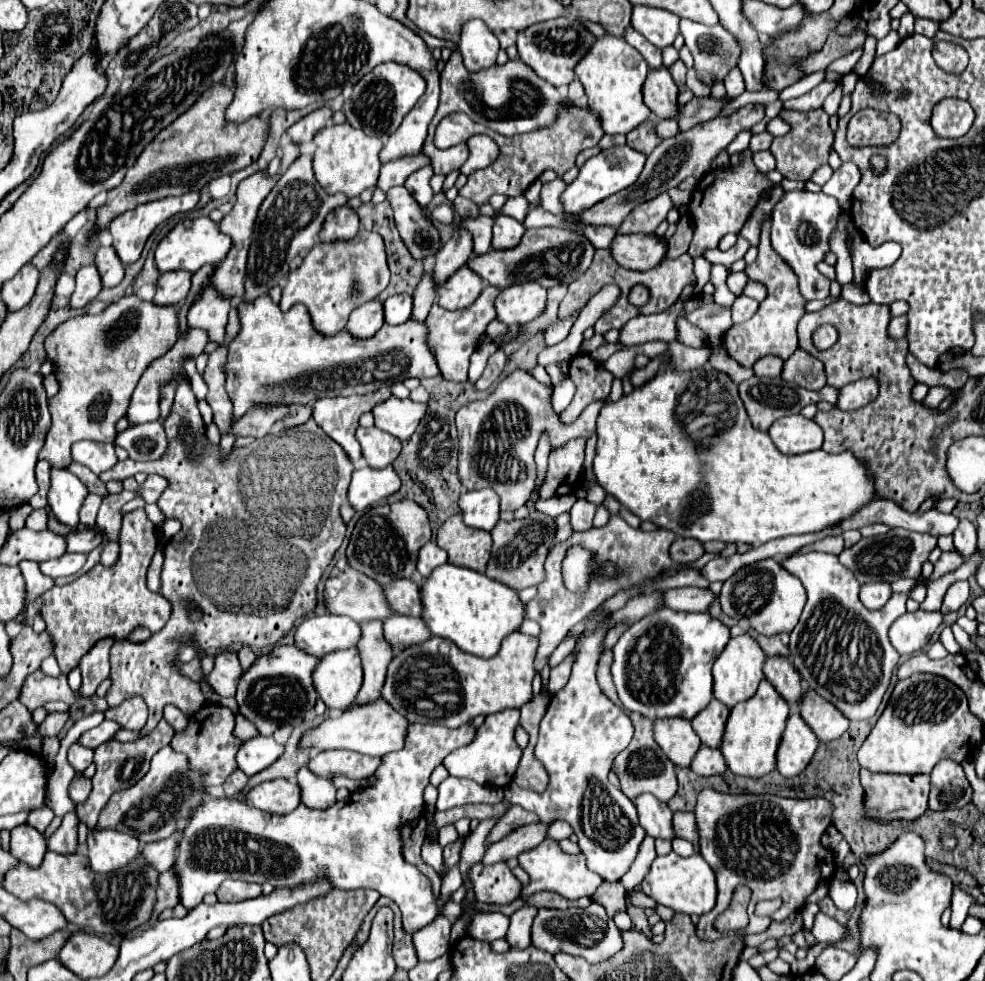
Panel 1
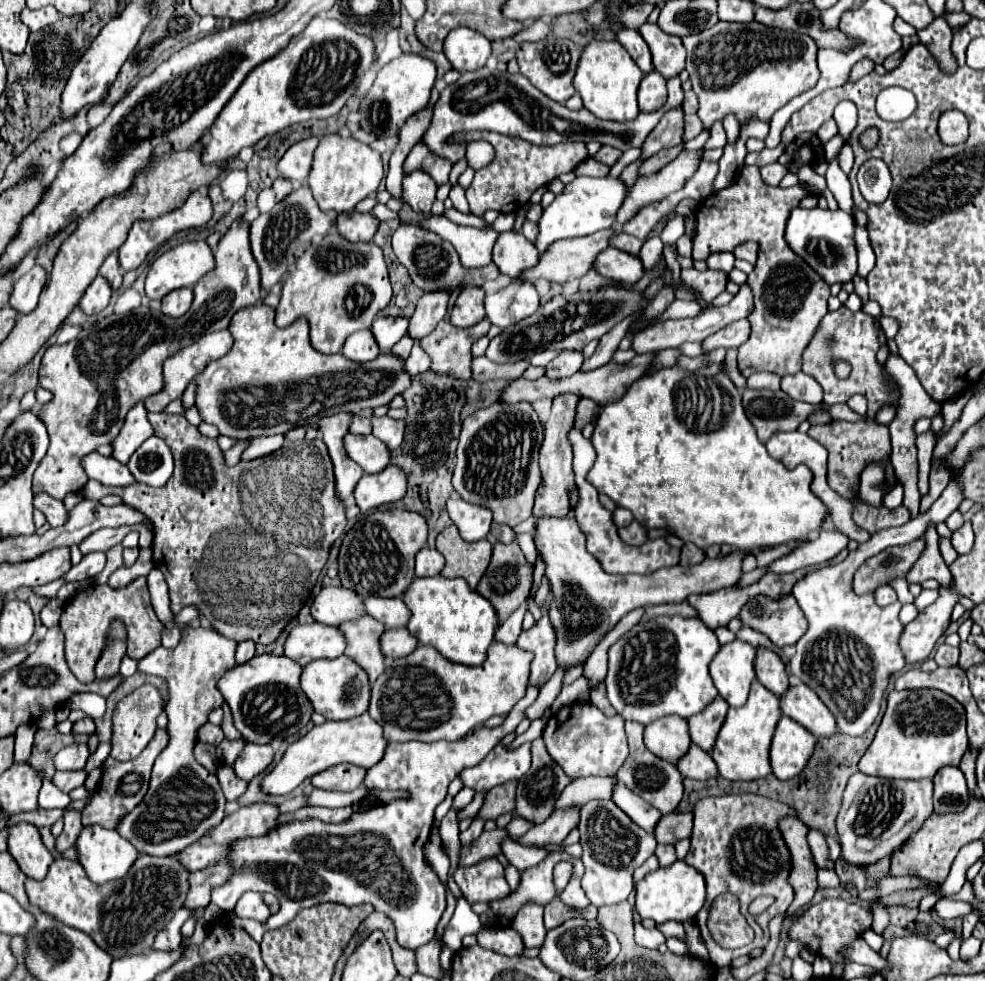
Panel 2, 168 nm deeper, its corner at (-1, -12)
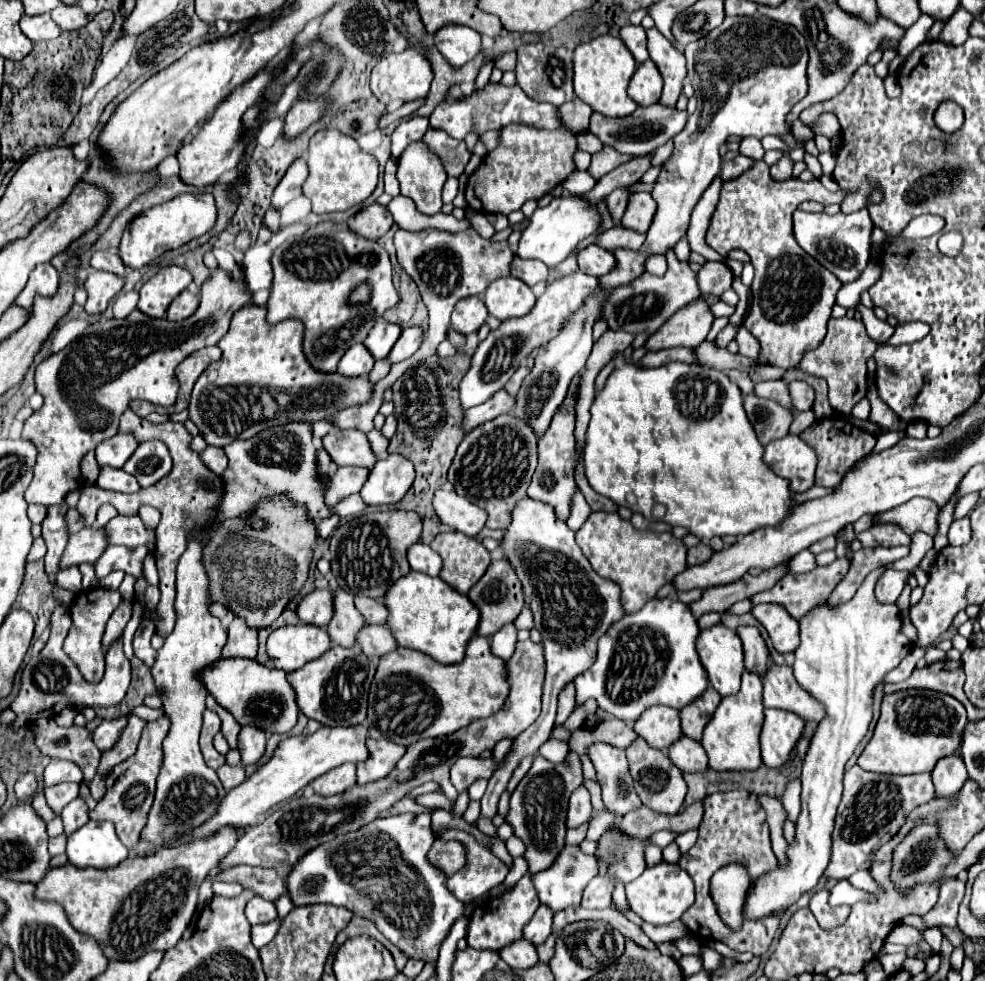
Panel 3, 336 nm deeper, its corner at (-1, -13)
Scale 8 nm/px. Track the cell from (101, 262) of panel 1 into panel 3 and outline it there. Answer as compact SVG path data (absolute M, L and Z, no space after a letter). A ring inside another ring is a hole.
M97 250L93 254L91 268L93 270L103 270L103 272L113 272L117 276L127 274L127 266L123 264L123 260L117 254L111 254L111 252L105 252L105 250Z

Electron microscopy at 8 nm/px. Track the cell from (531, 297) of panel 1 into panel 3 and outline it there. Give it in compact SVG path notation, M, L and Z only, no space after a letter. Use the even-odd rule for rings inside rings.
M515 276L497 278L483 294L483 302L491 316L499 320L525 316L533 308L535 294L527 284L521 284Z

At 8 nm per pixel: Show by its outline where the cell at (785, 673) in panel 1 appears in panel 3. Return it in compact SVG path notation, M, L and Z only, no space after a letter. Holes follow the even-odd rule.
M741 626L741 628L737 628L737 634L743 642L745 668L749 672L755 672L761 676L767 670L767 662L769 662L769 652L767 652L765 640L761 638L761 634L755 626Z

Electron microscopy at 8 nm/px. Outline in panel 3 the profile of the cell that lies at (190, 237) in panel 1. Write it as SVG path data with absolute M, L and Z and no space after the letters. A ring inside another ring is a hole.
M179 266L161 268L139 290L137 308L151 318L165 318L169 304L191 284L191 274Z

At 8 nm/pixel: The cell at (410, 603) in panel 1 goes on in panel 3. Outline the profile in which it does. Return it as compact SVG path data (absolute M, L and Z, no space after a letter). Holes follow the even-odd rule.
M357 596L355 598L355 608L361 612L361 616L365 618L367 624L385 624L387 608L379 600Z

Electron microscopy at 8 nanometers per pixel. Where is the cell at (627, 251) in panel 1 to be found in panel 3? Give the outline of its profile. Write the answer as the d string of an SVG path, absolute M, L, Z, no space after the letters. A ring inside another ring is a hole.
M591 244L577 252L577 264L581 272L599 278L605 272L611 272L611 268L615 268L615 256L611 252L605 252L601 246Z

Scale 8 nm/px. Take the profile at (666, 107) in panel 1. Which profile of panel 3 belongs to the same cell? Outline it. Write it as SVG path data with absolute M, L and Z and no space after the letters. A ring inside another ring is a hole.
M651 60L639 64L629 84L629 96L639 106L651 106L661 98L661 90L663 90L663 78L657 66Z

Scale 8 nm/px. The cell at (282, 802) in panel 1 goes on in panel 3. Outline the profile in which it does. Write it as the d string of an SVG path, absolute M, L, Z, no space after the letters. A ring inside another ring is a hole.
M221 828L209 840L195 840L177 848L165 848L151 856L127 858L117 868L107 868L107 870L97 870L97 868L83 870L71 864L51 868L47 876L37 884L35 896L41 900L59 902L71 926L81 934L93 936L109 960L137 960L151 950L169 950L181 940L185 928L191 922L191 916L195 914L197 890L201 882L205 880L209 870L215 868L219 860L223 860L229 854L229 850L235 846L237 836L239 830Z

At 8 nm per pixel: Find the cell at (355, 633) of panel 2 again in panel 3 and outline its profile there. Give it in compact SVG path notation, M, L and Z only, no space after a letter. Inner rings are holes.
M337 588L337 590L333 590L333 604L335 604L335 608L333 608L335 614L327 626L331 640L345 648L357 646L355 636L365 622L353 604L353 596L349 596L345 590Z

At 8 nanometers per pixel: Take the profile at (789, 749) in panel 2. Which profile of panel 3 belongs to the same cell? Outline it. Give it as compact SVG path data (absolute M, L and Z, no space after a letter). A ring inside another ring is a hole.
M765 710L765 722L761 730L761 760L769 768L781 768L799 736L803 734L805 720L787 710Z

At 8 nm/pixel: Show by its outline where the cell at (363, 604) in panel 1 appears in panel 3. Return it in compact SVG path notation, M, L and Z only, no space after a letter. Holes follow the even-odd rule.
M313 590L297 606L297 618L303 624L327 626L333 618L333 594L331 590Z

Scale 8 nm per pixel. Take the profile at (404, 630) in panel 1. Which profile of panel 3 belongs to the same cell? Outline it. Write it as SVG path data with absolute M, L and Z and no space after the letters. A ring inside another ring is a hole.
M365 624L361 628L361 632L357 634L357 644L367 658L383 656L397 648L397 642L393 640L387 626L371 626L371 624Z

